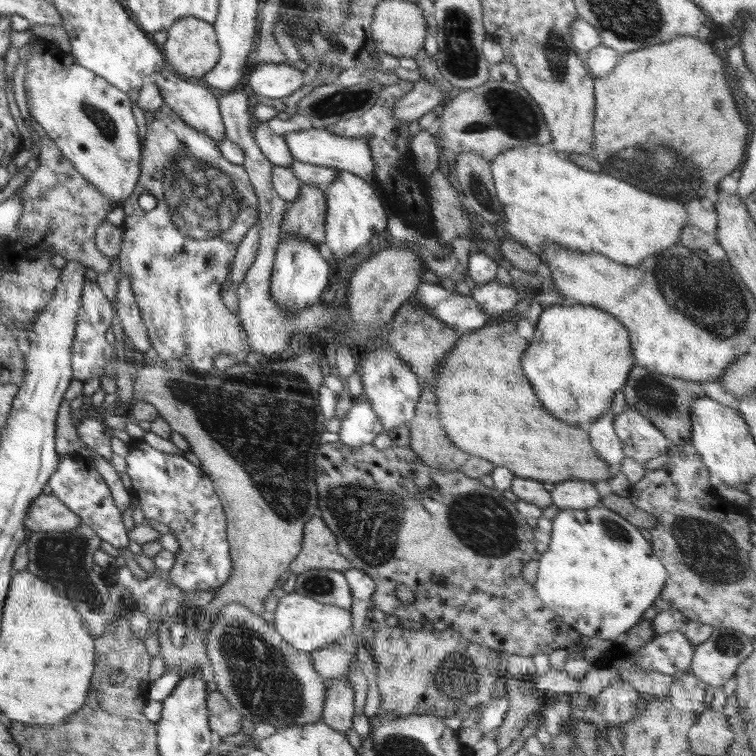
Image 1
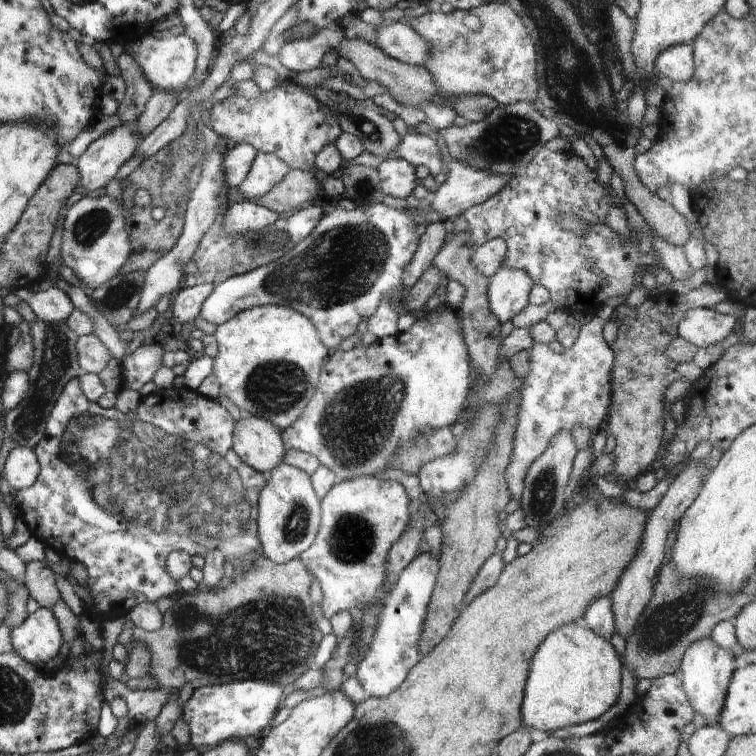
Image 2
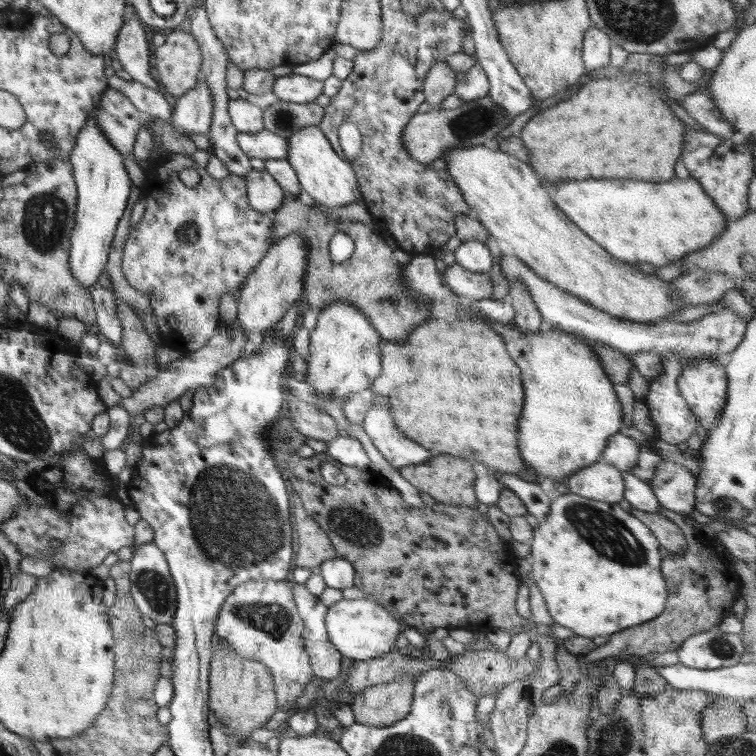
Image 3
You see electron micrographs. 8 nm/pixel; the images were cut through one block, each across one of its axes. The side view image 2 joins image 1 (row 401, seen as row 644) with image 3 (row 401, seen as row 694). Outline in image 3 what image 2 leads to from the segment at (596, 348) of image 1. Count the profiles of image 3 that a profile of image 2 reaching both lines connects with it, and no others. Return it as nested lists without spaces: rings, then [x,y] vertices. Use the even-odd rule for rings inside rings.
[[[480,318],[503,339],[521,372],[524,408],[518,424],[521,459],[536,476],[566,482],[571,474],[601,460],[608,439],[624,426],[622,405],[596,352],[577,334],[524,332],[513,324]]]

